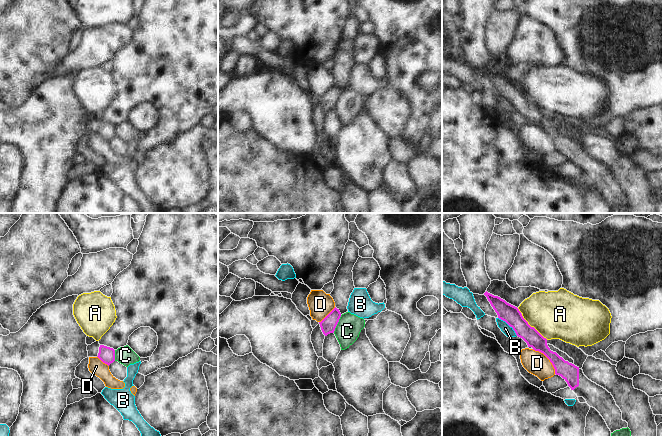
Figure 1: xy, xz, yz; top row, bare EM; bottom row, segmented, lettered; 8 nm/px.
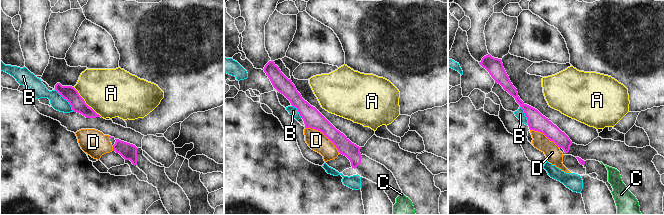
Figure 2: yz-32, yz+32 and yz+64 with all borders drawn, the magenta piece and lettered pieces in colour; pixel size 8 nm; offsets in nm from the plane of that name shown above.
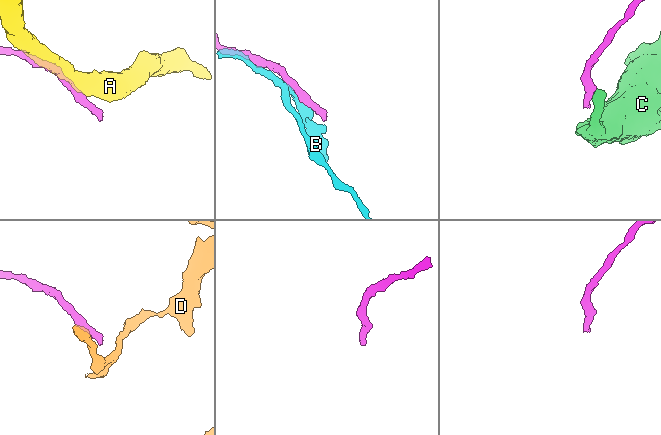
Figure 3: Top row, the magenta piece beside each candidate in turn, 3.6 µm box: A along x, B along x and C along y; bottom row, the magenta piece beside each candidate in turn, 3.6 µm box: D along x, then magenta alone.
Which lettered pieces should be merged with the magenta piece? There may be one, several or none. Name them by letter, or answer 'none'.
none

